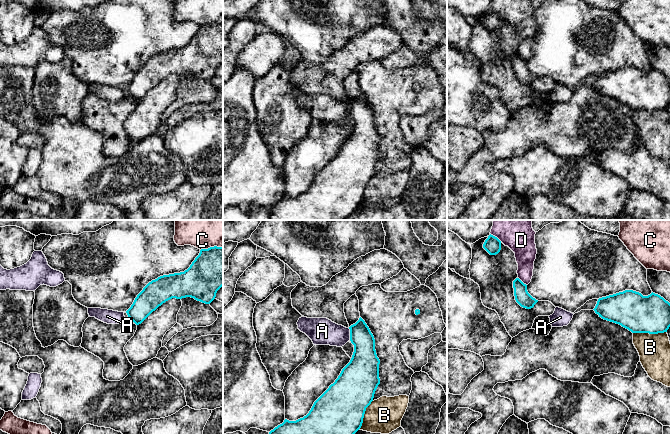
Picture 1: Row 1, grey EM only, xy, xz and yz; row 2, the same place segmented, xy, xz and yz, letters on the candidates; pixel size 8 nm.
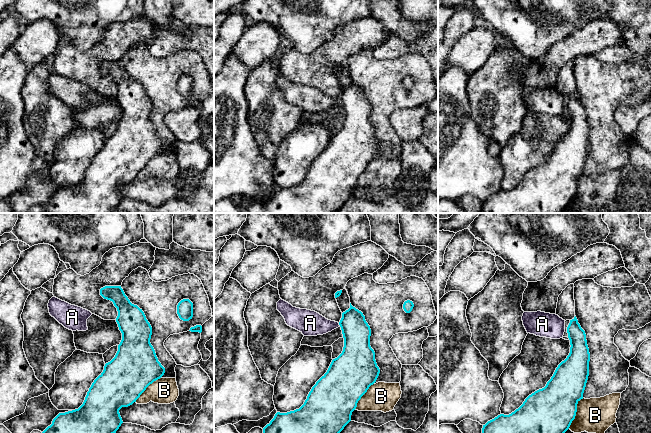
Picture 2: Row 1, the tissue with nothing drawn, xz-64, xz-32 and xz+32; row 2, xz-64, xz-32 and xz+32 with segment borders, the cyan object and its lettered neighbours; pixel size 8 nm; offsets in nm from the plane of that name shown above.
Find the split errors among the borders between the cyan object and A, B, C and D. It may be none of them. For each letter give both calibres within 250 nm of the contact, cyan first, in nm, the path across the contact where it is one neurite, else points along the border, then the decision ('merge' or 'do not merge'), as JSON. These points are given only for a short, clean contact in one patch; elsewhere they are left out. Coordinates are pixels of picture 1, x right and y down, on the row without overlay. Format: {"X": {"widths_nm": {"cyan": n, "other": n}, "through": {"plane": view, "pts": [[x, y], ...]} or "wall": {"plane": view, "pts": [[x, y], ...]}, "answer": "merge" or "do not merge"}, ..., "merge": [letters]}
{"A": {"widths_nm": {"cyan": 220, "other": 220}, "wall": {"plane": "xz", "pts": [[348, 104], [350, 115]]}, "answer": "do not merge"}, "B": {"widths_nm": {"cyan": 320, "other": 320}, "answer": "do not merge"}, "C": {"widths_nm": {"cyan": 320, "other": 200}, "answer": "do not merge"}, "D": {"widths_nm": {"cyan": 140, "other": 240}, "answer": "do not merge"}, "merge": []}

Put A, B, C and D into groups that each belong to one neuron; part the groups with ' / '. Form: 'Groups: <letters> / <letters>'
Groups: A / B / C / D

